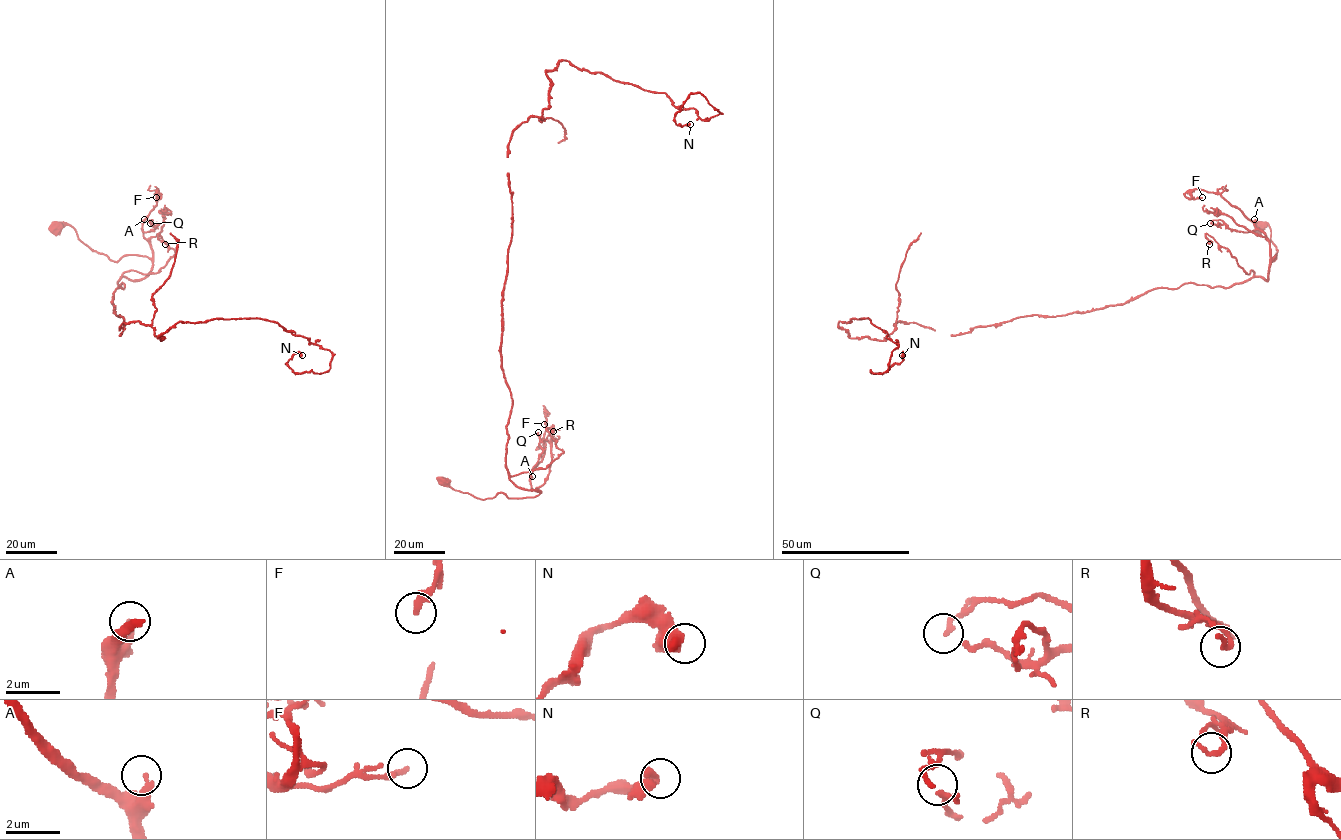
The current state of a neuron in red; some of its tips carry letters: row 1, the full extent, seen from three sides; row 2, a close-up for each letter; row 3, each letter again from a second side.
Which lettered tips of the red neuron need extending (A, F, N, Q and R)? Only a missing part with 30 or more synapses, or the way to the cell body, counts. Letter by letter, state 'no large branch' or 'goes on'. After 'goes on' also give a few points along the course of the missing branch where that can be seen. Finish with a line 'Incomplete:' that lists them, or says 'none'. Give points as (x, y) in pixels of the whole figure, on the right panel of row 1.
A: no large branch
F: no large branch
N: no large branch
Q: no large branch
R: no large branch
Incomplete: none

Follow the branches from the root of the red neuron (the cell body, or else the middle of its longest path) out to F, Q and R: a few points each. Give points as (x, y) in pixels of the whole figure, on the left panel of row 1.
F: (55, 225), (71, 226), (114, 261), (126, 254), (151, 258), (142, 222), (157, 189), (156, 197)
Q: (55, 225), (71, 226), (84, 244), (118, 261), (126, 254), (152, 257), (142, 231), (155, 228), (150, 223)
R: (55, 225), (114, 261), (147, 256), (150, 271), (129, 280), (165, 265), (165, 244)

